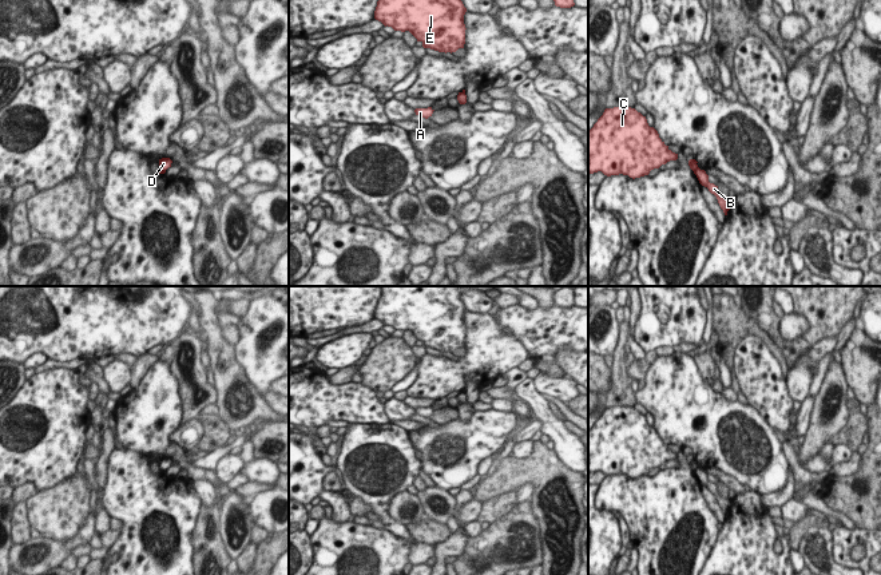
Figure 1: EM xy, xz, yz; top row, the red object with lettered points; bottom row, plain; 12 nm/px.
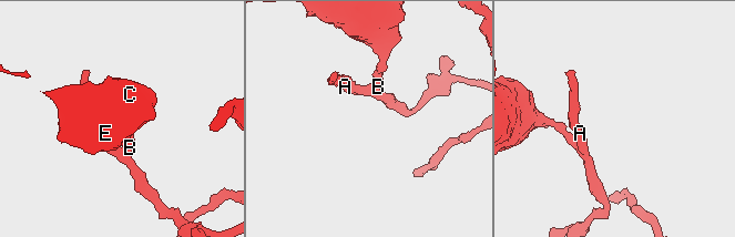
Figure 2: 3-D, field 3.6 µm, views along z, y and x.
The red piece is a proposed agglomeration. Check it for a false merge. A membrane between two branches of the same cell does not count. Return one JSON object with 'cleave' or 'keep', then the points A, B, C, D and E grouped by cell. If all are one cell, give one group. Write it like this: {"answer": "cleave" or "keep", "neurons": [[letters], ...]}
{"answer": "cleave", "neurons": [["A", "B"], ["C", "D", "E"]]}

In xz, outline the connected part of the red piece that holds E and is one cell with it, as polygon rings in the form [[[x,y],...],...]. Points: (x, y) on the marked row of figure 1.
[[[378,0],[374,19],[394,31],[409,31],[424,48],[456,52],[465,44],[461,0]]]

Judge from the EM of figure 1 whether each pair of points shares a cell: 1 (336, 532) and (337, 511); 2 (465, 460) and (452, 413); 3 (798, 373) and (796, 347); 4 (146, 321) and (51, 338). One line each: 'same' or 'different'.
1: different
2: different
3: different
4: same

